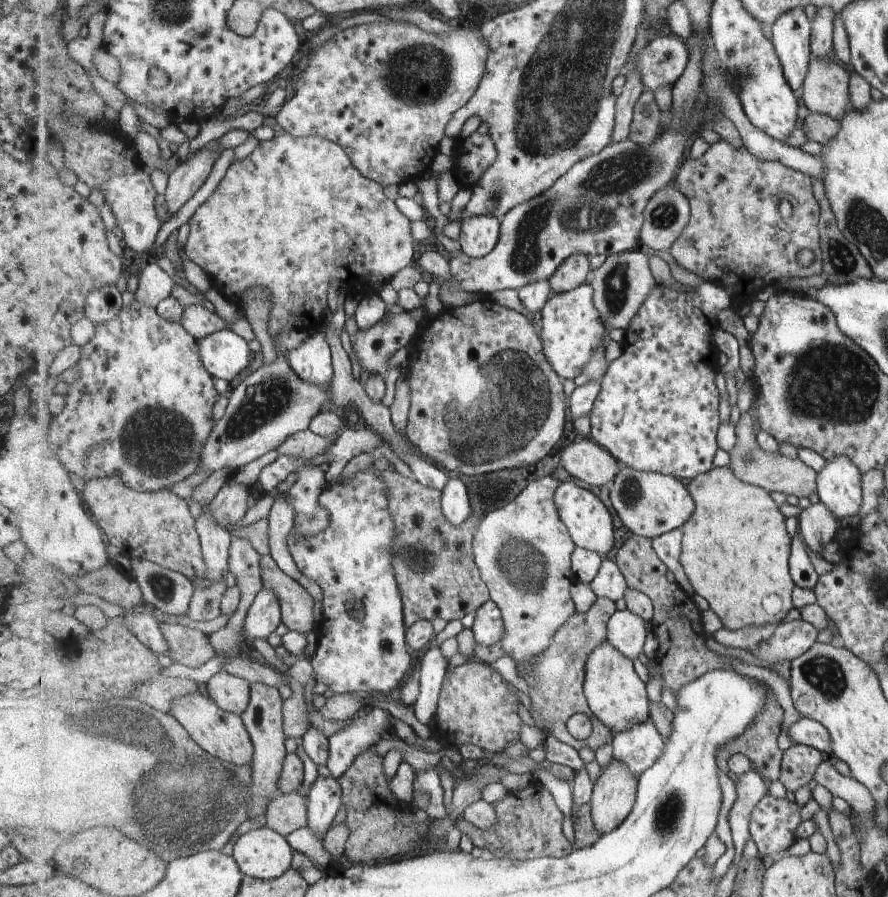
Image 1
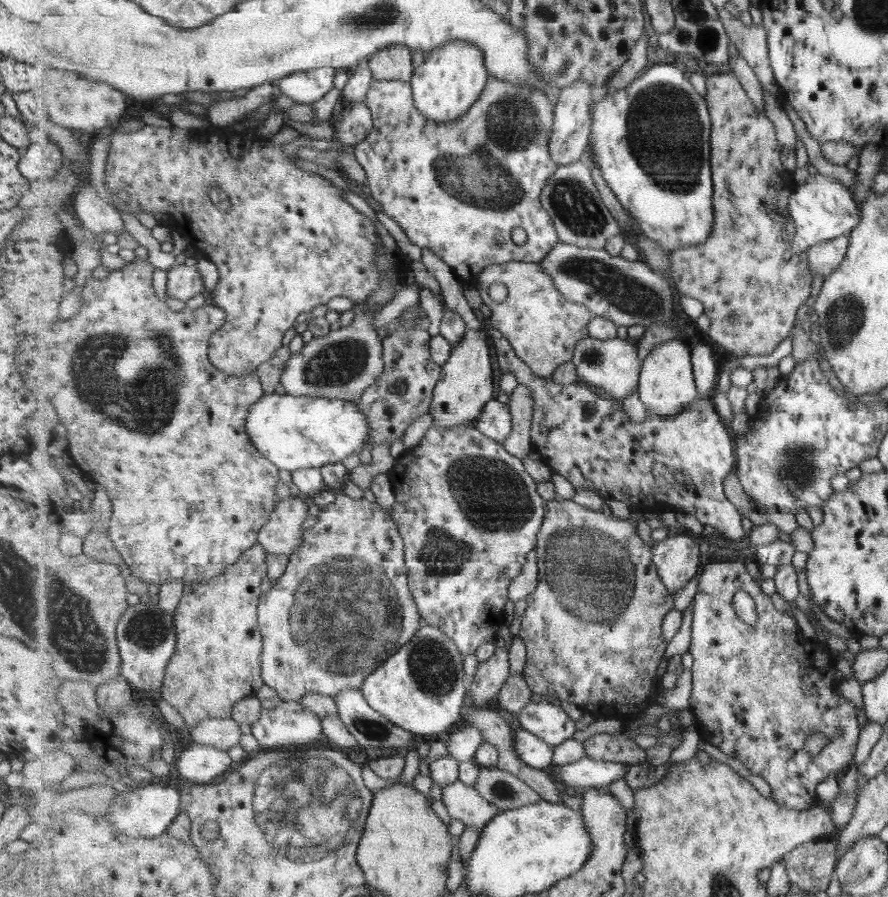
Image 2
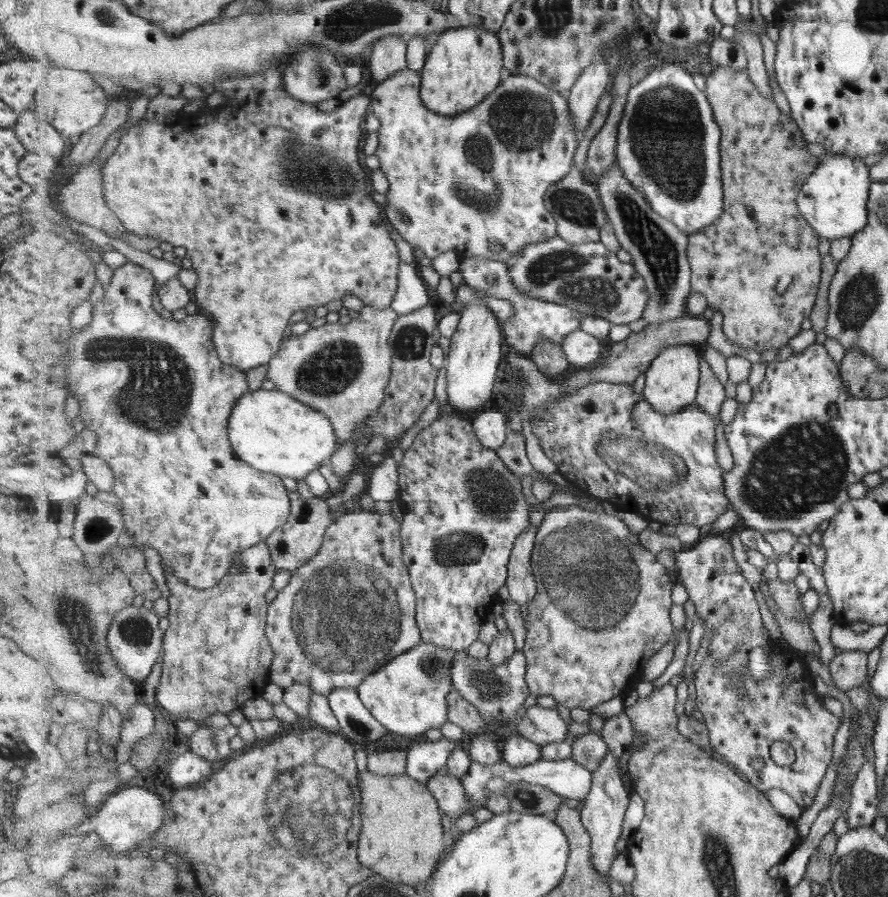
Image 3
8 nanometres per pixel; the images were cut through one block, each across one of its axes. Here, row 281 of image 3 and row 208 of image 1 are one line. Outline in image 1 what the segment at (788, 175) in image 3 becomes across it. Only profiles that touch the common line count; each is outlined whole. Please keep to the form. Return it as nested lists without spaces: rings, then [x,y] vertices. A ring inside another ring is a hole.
[[[719,140],[710,145],[703,158],[699,160],[688,158],[681,165],[679,174],[673,182],[674,187],[690,200],[692,215],[683,234],[669,250],[670,254],[675,264],[681,268],[733,292],[730,308],[737,315],[743,304],[753,303],[757,292],[770,284],[779,283],[789,276],[796,278],[824,274],[824,252],[820,234],[821,207],[814,192],[814,182],[811,182],[803,172],[799,172],[799,176],[801,178],[797,180],[797,170],[791,170],[791,167],[787,170],[779,161],[761,160],[753,156],[745,145],[743,148],[733,148],[729,141]],[[799,182],[801,182],[801,194],[805,190],[807,204],[801,204],[801,200],[785,202],[787,198],[789,200],[793,198],[793,192],[785,194],[781,186]],[[781,204],[795,204],[791,208],[790,216],[785,214]],[[805,248],[814,253],[814,260],[809,266],[799,264],[799,252]]]

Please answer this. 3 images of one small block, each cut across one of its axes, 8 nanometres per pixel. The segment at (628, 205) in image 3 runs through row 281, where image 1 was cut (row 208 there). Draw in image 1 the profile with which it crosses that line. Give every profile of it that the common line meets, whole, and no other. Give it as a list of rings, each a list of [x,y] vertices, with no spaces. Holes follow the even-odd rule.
[[[673,184],[657,192],[645,207],[641,244],[653,250],[670,250],[683,234],[692,215],[690,200]]]

